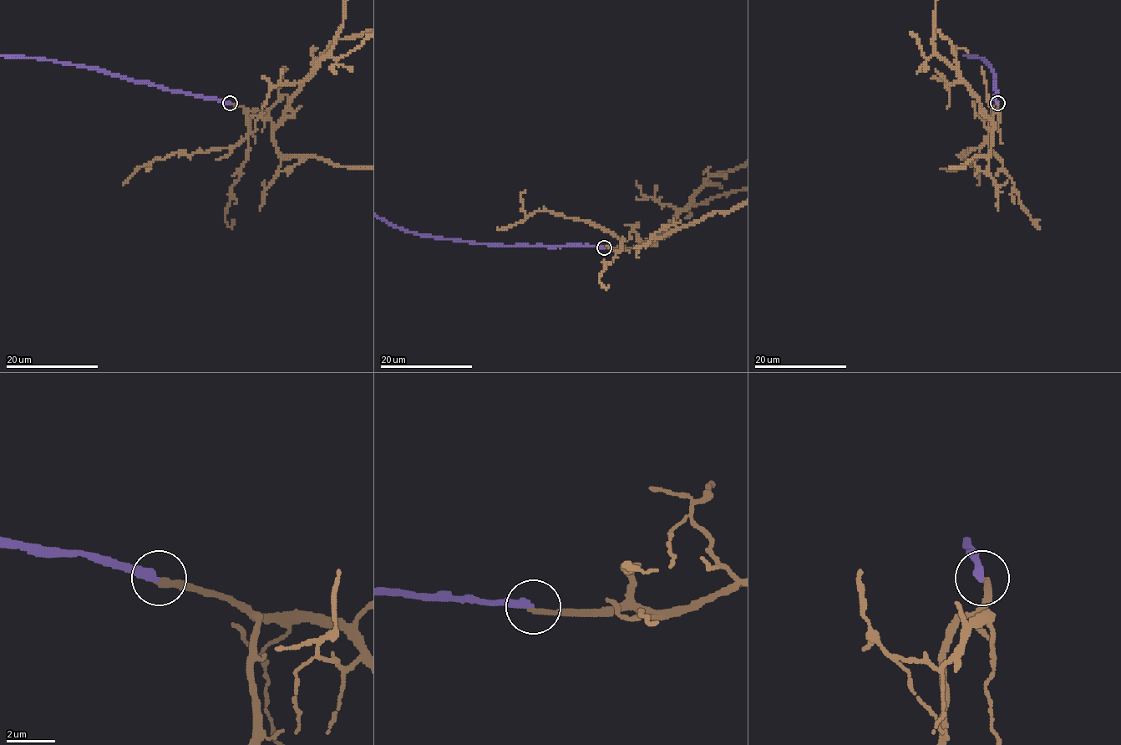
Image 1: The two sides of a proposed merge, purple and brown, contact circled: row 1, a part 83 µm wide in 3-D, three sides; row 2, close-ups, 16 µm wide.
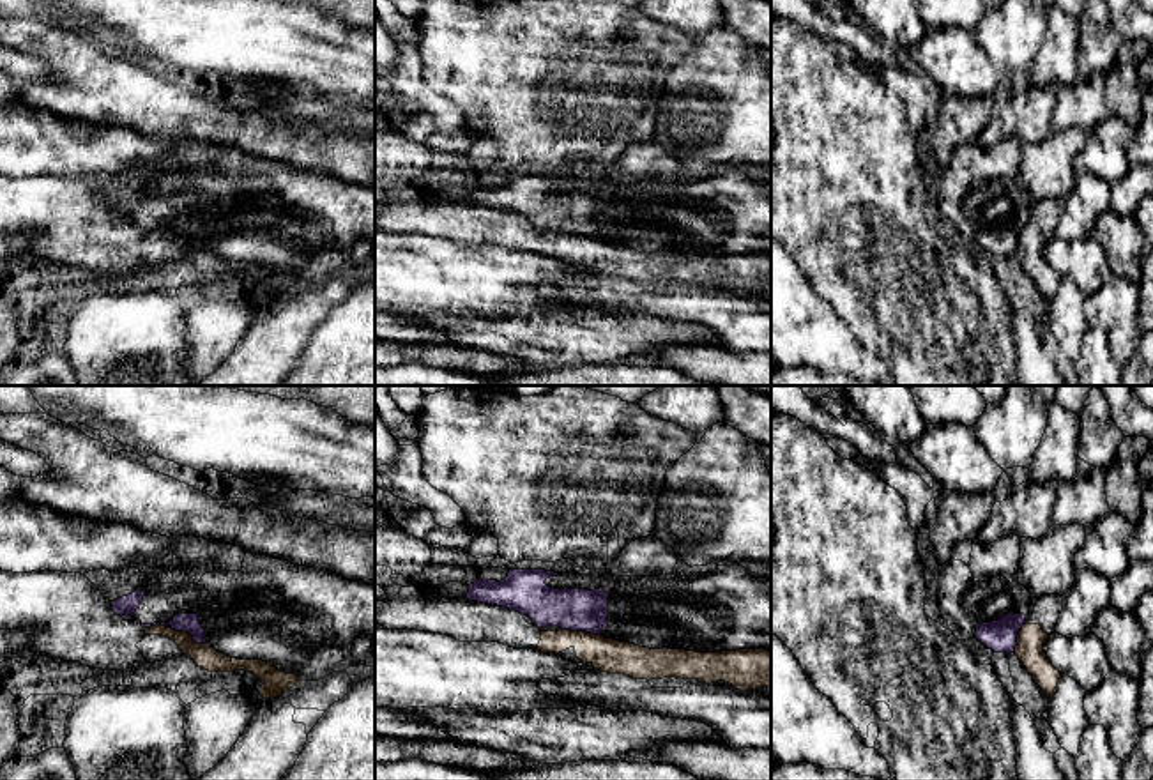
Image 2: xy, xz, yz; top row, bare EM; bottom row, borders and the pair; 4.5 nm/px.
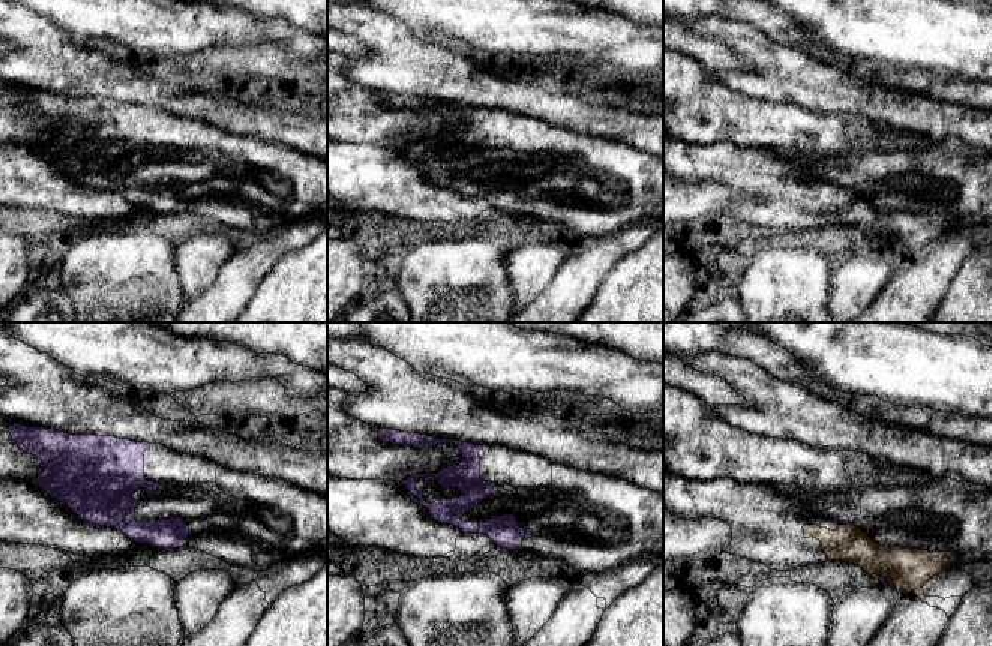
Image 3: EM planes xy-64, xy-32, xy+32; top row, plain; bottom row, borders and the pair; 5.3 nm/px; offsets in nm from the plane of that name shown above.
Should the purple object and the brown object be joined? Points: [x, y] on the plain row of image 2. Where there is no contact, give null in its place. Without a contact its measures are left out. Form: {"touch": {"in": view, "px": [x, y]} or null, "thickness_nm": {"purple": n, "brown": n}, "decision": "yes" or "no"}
{"touch": {"in": "xy", "px": [190, 237]}, "thickness_nm": {"purple": 90, "brown": 110}, "decision": "no"}

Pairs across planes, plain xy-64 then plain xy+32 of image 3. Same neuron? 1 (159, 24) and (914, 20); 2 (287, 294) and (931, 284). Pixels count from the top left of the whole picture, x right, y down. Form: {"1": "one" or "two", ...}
{"1": "one", "2": "two"}

